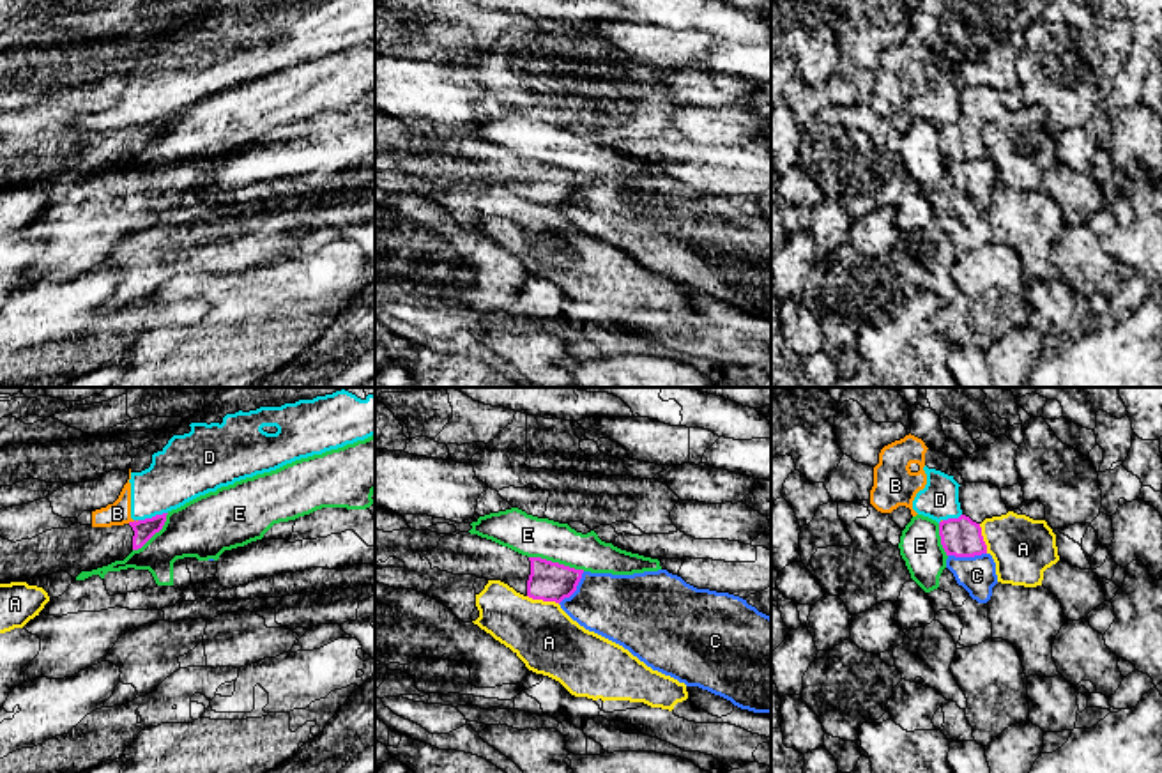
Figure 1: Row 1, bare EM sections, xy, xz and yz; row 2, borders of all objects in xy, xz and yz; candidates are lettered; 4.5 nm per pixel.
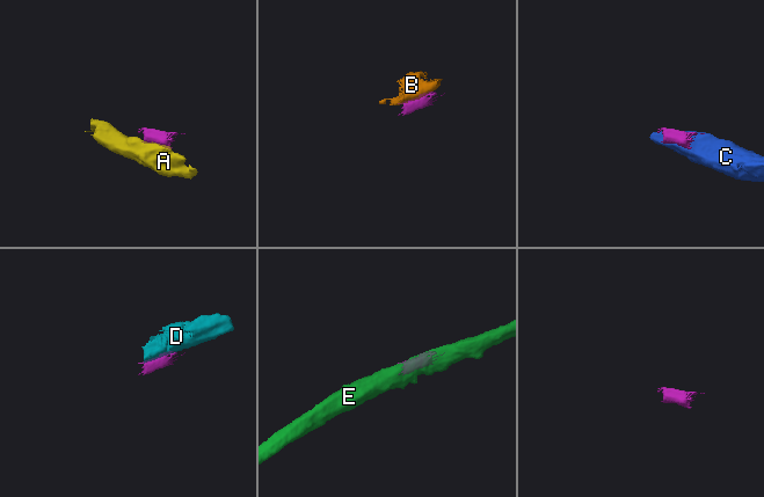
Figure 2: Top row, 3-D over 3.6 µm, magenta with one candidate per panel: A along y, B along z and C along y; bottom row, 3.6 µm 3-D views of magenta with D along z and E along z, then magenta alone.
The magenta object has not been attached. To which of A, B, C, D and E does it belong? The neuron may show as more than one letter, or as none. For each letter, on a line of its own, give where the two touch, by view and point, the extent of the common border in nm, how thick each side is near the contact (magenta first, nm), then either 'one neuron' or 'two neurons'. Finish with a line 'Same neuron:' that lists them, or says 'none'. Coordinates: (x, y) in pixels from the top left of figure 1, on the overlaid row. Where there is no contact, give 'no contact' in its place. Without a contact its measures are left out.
A: xz (543, 600) | 150 nm | 180/300 nm | two neurons
B: xy (135, 520) | 60 nm | 100/110 nm | two neurons
C: yz (966, 556) | 180 nm | 180/170 nm | two neurons
D: xy (152, 517) | 140 nm | 100/280 nm | two neurons
E: xz (558, 563) | 260 nm | 180/180 nm | two neurons
Same neuron: none

